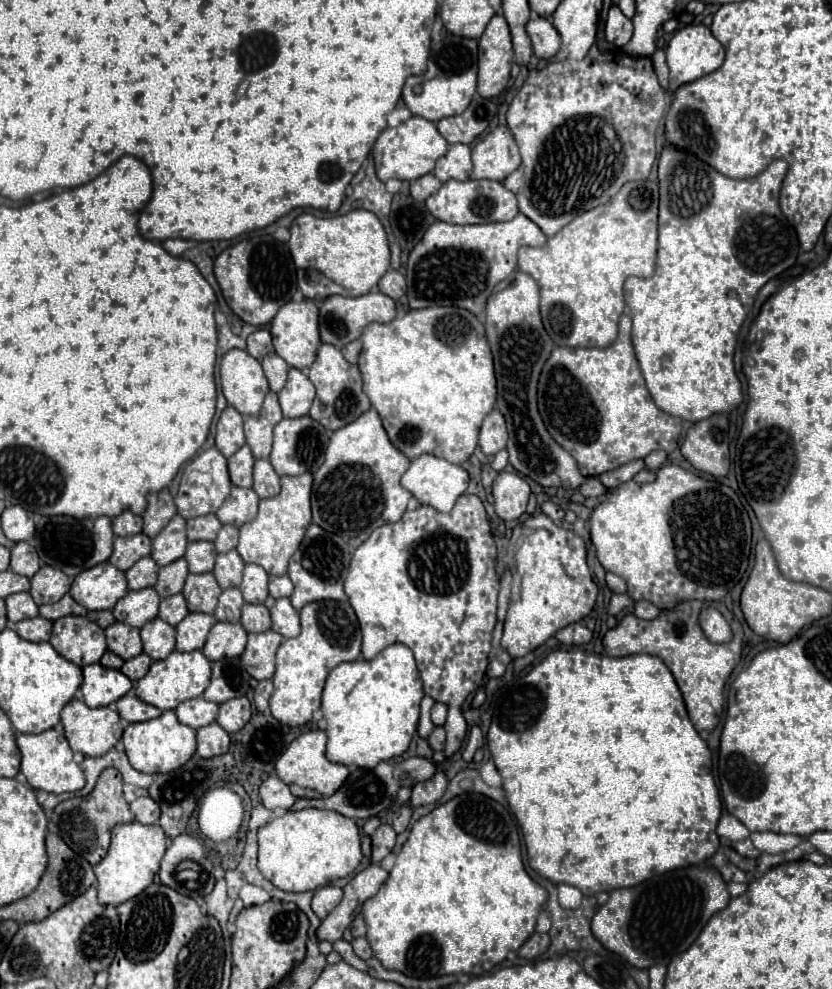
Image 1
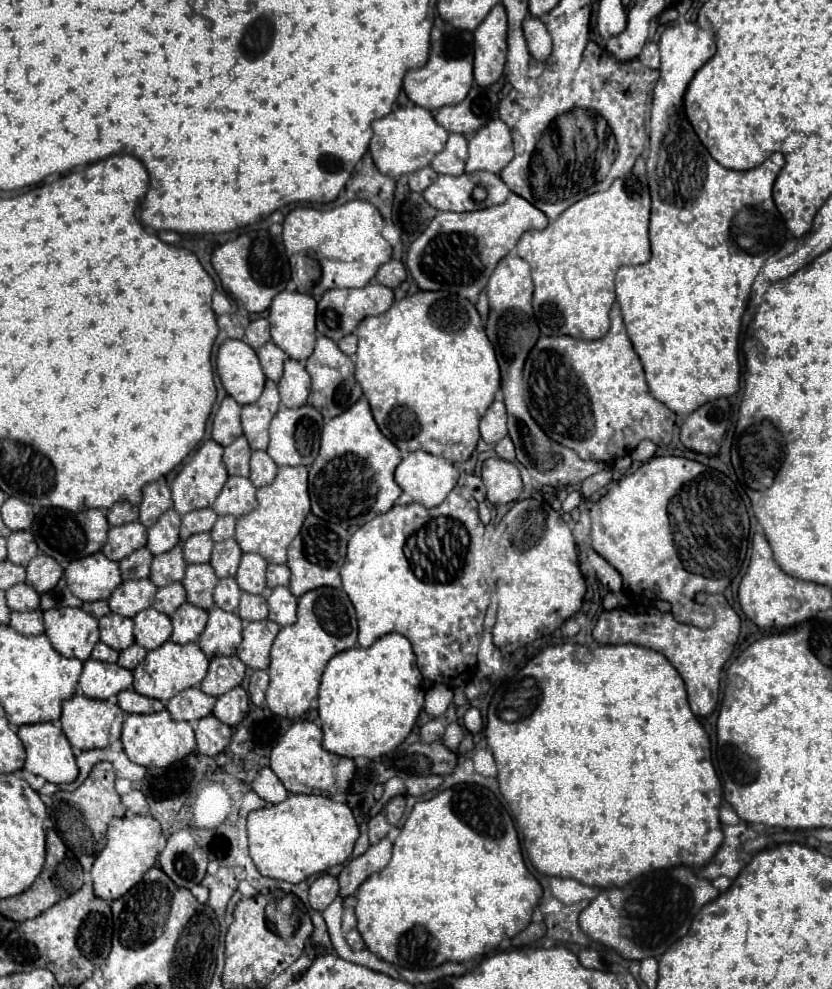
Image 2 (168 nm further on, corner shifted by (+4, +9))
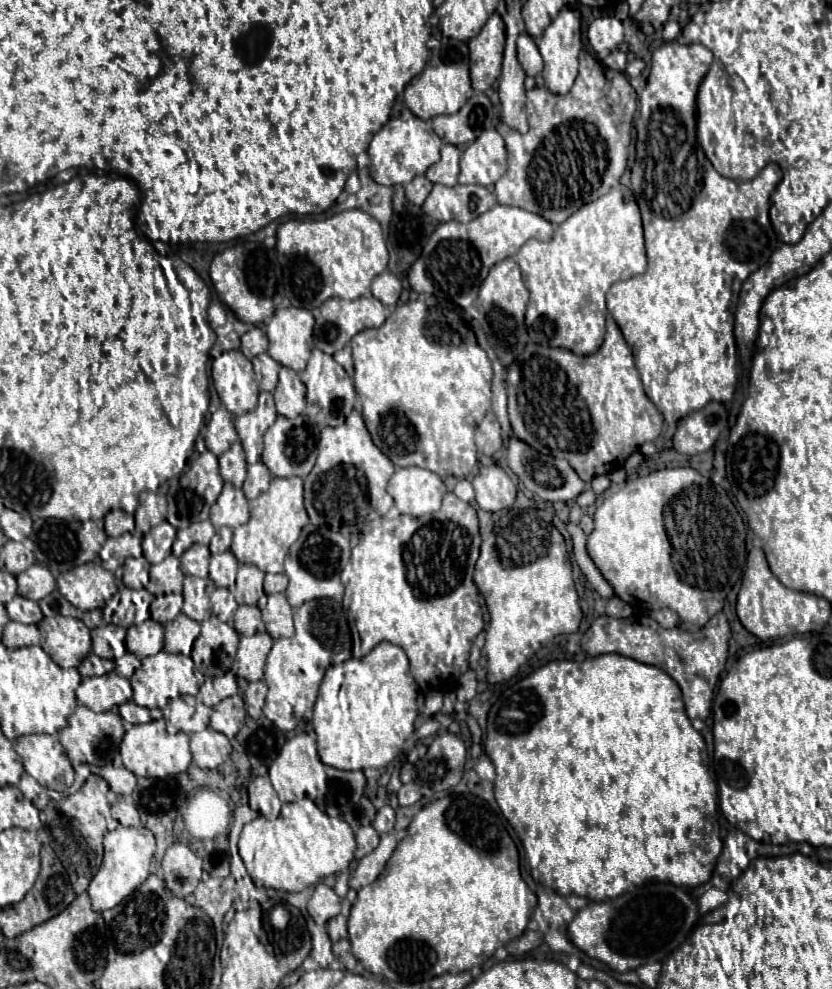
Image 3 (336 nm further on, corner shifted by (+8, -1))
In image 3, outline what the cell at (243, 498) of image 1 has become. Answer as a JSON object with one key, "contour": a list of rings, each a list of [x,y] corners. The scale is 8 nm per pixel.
{"contour":[[[224,483],[224,489],[218,497],[218,501],[210,509],[210,521],[216,527],[240,527],[248,521],[250,511],[248,511],[248,499],[244,497],[242,489],[236,489],[234,485]]]}

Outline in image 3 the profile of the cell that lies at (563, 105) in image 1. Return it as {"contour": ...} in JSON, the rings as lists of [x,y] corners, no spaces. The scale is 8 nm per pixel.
{"contour":[[[582,51],[578,77],[566,95],[550,93],[546,87],[528,91],[528,133],[522,135],[504,121],[496,125],[508,149],[508,171],[494,185],[498,203],[522,207],[560,225],[584,203],[606,195],[620,183],[628,167],[636,91],[632,89],[628,99],[610,99],[610,89],[610,69]]]}

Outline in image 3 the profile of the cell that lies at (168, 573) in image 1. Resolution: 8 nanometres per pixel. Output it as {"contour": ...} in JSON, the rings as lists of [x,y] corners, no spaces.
{"contour":[[[170,555],[162,563],[152,565],[149,569],[149,583],[146,589],[155,597],[178,593],[182,595],[184,573],[180,569],[180,559]]]}

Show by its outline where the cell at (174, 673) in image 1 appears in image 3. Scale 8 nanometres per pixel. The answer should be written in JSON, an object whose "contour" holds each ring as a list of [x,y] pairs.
{"contour":[[[160,651],[152,657],[142,659],[142,667],[132,675],[130,683],[134,689],[134,703],[148,707],[148,709],[164,709],[170,699],[176,699],[178,695],[196,695],[204,682],[204,676],[195,669],[192,657],[186,655],[172,655],[166,651]]]}

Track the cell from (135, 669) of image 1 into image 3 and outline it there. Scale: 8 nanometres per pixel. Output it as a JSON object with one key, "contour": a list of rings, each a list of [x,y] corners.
{"contour":[[[126,653],[124,657],[116,659],[116,669],[114,669],[114,671],[116,671],[120,677],[130,679],[138,667],[140,667],[140,659],[138,659],[136,655],[132,655],[132,653]]]}

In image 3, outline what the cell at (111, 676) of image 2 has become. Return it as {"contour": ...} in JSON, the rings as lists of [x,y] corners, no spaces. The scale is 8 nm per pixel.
{"contour":[[[114,671],[100,677],[86,677],[76,689],[76,699],[96,713],[110,711],[112,707],[132,699],[132,685]]]}

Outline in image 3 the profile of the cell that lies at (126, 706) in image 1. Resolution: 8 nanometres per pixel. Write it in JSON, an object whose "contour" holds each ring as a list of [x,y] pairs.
{"contour":[[[126,701],[124,705],[120,705],[120,717],[126,723],[150,723],[152,721],[150,711],[146,707],[136,705],[134,701]]]}

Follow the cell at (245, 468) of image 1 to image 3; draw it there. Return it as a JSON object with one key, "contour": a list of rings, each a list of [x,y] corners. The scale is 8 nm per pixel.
{"contour":[[[240,443],[232,445],[218,459],[220,459],[220,475],[222,475],[222,479],[240,489],[244,479],[246,479],[246,455],[244,455],[242,445]]]}

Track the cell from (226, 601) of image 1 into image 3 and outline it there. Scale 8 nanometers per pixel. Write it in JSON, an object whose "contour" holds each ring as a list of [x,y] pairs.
{"contour":[[[216,587],[210,595],[210,603],[212,603],[212,613],[220,619],[220,621],[230,621],[230,617],[234,615],[238,603],[232,597],[232,593],[224,587]]]}

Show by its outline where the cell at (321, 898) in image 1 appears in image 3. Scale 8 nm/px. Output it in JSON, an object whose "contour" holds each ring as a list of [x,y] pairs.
{"contour":[[[318,883],[308,901],[308,913],[318,925],[326,925],[328,919],[336,917],[340,913],[340,899],[334,889],[324,883]]]}

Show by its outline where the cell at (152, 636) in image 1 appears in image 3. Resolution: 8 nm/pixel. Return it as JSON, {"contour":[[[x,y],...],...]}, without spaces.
{"contour":[[[152,619],[142,625],[132,625],[126,633],[126,647],[140,659],[156,655],[164,647],[164,627]]]}

